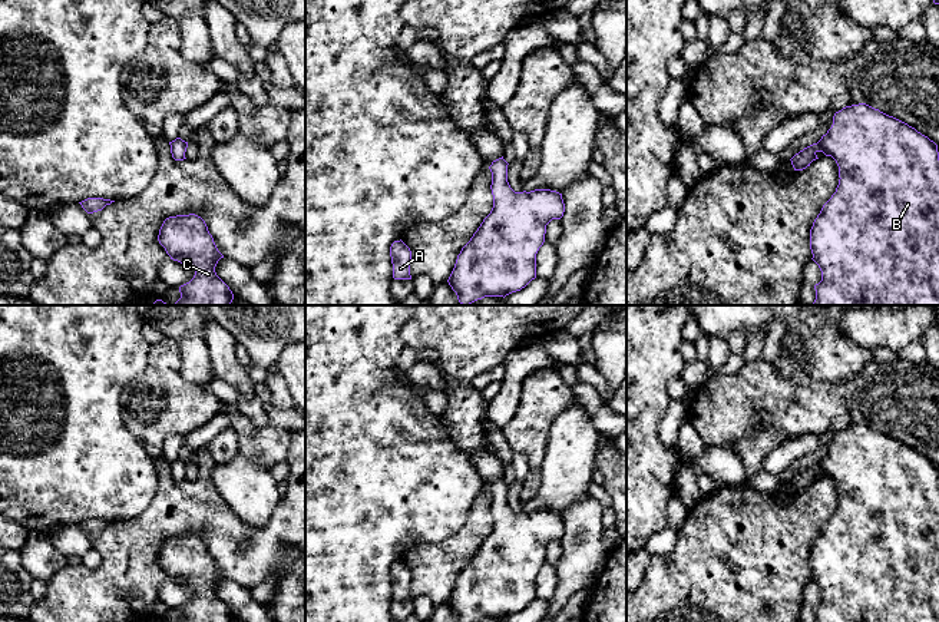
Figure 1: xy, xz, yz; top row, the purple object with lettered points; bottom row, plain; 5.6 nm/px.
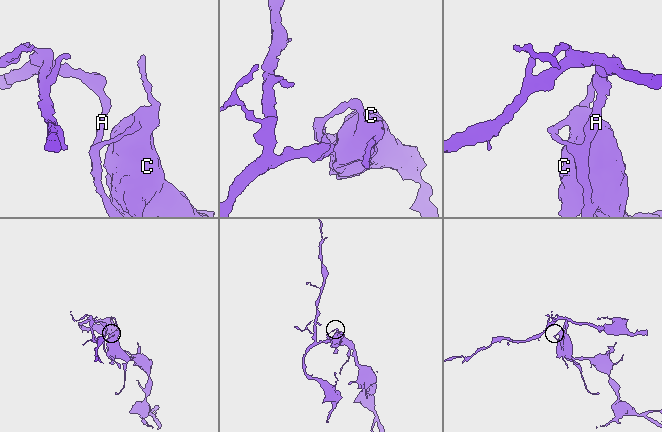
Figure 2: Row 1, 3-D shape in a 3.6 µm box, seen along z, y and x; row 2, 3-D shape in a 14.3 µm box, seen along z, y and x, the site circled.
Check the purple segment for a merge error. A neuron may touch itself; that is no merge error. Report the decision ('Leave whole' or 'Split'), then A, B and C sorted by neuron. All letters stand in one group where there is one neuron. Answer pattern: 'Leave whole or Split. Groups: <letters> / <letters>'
Split. Groups: A / B C

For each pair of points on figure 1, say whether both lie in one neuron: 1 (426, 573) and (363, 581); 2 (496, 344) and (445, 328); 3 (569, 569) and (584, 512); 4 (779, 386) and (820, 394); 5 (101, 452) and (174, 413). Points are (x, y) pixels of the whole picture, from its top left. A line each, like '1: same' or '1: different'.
1: different
2: same
3: same
4: same
5: different

